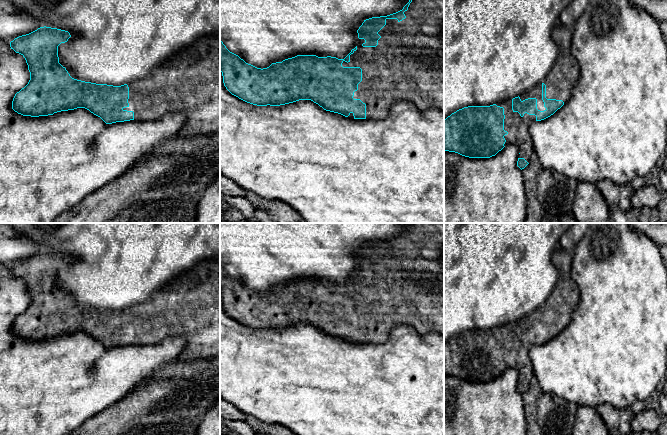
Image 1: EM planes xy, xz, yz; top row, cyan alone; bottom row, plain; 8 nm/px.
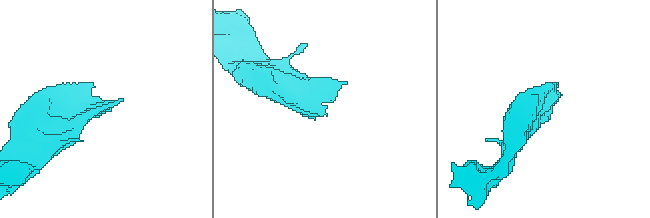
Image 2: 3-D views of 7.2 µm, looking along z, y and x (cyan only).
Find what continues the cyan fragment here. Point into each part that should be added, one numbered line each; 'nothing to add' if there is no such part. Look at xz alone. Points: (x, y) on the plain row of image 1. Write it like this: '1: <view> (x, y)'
1: xz (407, 288)

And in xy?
1: xy (189, 306)

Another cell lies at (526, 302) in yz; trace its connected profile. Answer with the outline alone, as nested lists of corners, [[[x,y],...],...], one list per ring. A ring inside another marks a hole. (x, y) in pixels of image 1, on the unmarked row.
[[[444,223],[444,344],[468,330],[513,323],[543,306],[558,280],[552,254],[574,223]]]

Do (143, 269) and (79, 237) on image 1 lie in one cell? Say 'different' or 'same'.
same

